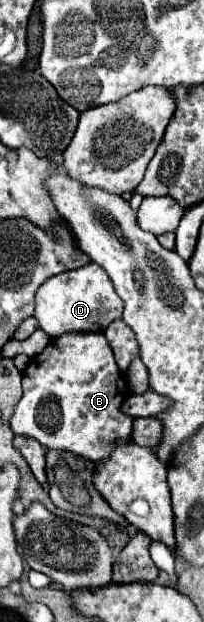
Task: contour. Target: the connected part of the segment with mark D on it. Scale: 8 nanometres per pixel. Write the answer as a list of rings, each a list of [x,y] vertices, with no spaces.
[[[95,263],[51,277],[37,289],[35,297],[35,319],[39,329],[43,329],[51,339],[61,337],[63,333],[105,331],[109,323],[121,317],[121,313],[123,301],[115,293],[107,273]]]

